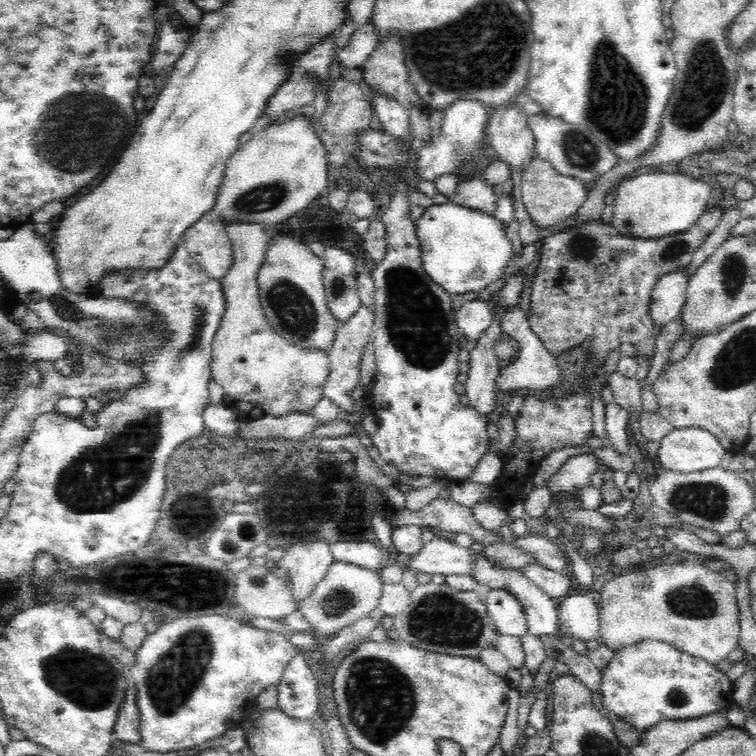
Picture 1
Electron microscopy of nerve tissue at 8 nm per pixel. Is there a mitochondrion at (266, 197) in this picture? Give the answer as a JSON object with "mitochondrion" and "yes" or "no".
{"mitochondrion":"yes"}

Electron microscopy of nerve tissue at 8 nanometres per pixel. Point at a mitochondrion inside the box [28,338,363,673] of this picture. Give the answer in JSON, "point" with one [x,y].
{"point":[99,479]}

